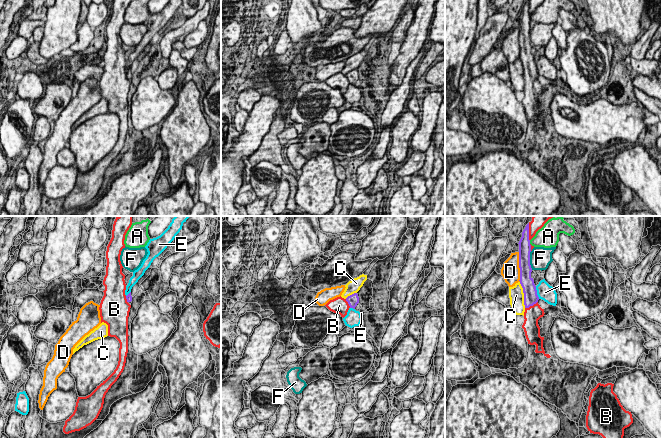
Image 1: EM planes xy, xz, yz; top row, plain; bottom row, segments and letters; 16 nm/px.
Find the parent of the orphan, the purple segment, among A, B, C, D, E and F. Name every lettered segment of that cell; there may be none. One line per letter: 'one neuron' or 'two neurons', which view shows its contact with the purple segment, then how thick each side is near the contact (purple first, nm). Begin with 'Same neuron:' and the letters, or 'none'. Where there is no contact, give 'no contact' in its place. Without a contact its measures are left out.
Same neuron: B
A: two neurons; contact in yz; calibres 190 and 280 nm
B: one neuron; contact in yz; calibres 220 and 260 nm
C: two neurons; contact in yz; calibres 220 and 240 nm
D: two neurons; contact in yz; calibres 190 and 300 nm
E: two neurons; contact in yz; calibres 220 and 260 nm
F: two neurons; contact in yz; calibres 190 and 340 nm

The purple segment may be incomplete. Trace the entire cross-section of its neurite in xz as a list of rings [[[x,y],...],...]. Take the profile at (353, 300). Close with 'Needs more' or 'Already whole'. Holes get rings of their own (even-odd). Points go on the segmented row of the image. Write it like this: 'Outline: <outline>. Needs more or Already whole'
Outline: [[[354,293],[348,296],[346,299],[337,297],[333,300],[330,300],[325,306],[332,312],[338,313],[341,317],[345,317],[350,308],[355,309],[359,303],[359,297],[357,293]]]. Needs more

